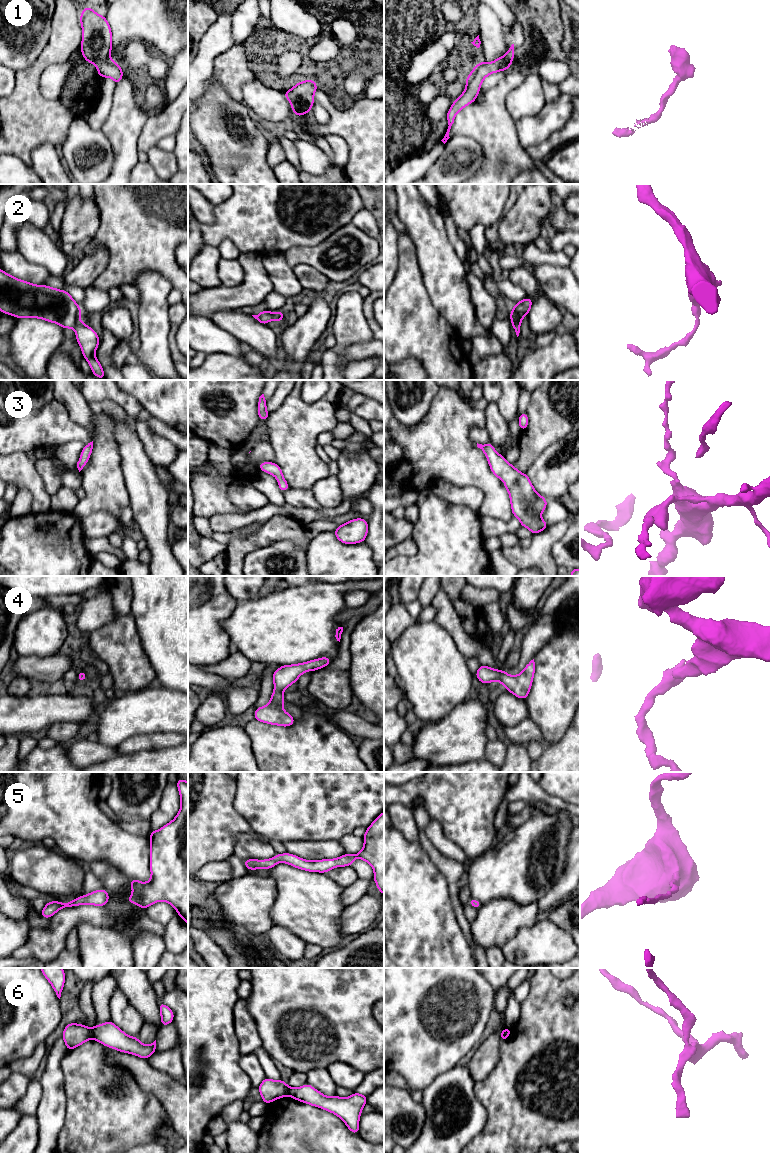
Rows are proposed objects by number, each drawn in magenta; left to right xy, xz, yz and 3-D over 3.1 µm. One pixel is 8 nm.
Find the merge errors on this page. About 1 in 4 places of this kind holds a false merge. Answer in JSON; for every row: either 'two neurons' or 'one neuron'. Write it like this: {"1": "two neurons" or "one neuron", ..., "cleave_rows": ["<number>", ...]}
{"1": "one neuron", "2": "one neuron", "3": "one neuron", "4": "one neuron", "5": "one neuron", "6": "two neurons", "cleave_rows": ["6"]}

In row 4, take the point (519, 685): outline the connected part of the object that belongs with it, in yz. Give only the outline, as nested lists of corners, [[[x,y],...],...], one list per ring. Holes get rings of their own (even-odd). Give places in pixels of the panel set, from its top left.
[[[531,660],[525,669],[518,675],[512,676],[505,672],[505,670],[496,670],[494,668],[480,665],[475,676],[483,684],[489,684],[495,680],[499,680],[507,691],[511,692],[518,698],[527,699],[531,685],[533,683],[533,676],[535,673],[535,662]]]

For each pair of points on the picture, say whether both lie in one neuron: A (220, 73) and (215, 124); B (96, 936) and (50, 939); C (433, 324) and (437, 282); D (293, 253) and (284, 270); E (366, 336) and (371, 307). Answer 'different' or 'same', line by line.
A: different
B: different
C: different
D: different
E: different

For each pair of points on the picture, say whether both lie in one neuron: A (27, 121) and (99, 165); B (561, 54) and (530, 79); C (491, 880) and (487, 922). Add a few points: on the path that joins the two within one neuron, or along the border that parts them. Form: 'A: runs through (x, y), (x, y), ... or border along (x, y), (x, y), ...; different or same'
A: border along (72, 121), (62, 144); different
B: border along (535, 70), (526, 75); different
C: border along (514, 900), (509, 897), (497, 897), (482, 905); different

